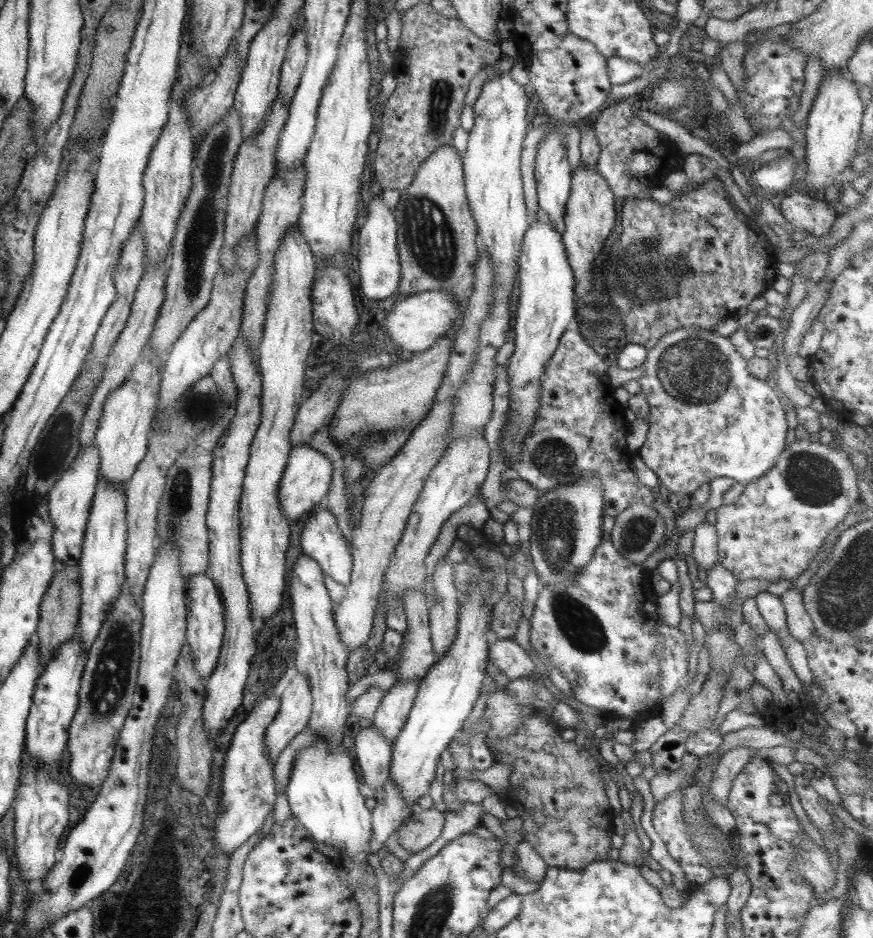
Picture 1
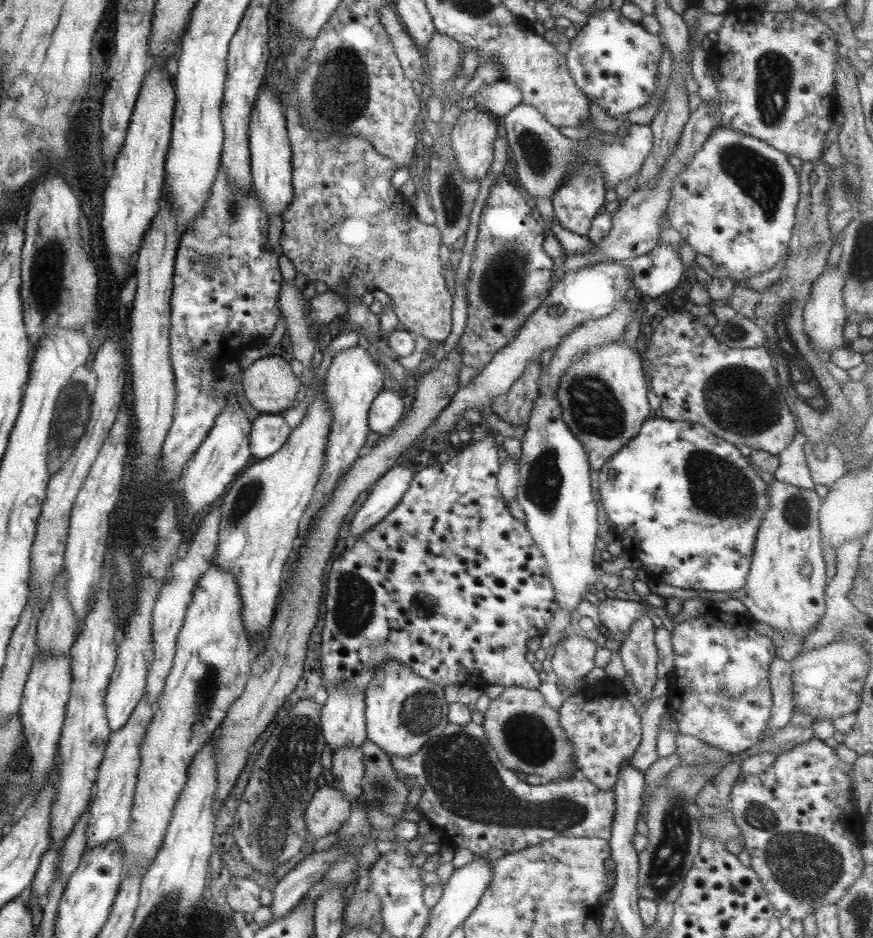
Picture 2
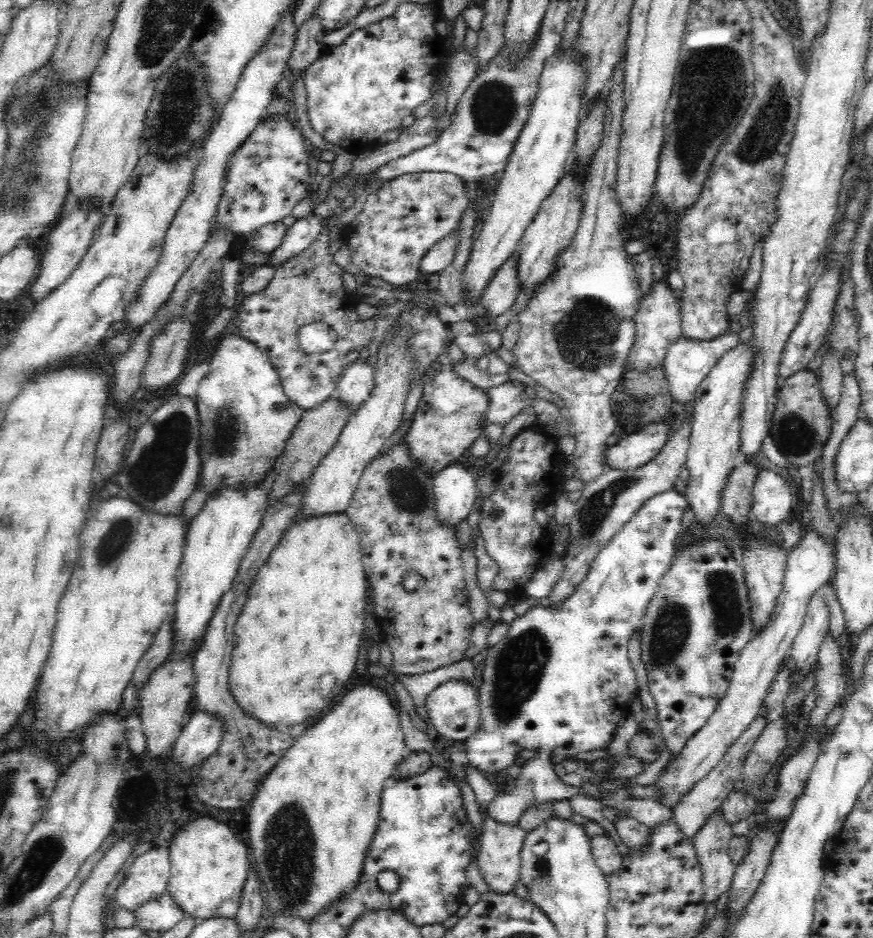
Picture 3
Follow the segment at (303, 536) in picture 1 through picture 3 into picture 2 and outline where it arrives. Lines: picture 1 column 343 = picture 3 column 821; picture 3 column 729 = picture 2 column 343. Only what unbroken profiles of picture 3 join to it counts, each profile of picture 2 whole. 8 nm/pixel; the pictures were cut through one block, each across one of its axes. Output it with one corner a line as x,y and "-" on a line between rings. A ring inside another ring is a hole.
334,684
331,689
327,689
327,699
320,712
320,724
325,744
331,751
337,748
349,748
349,746
360,747
365,742
364,708
364,698
349,689
346,684

